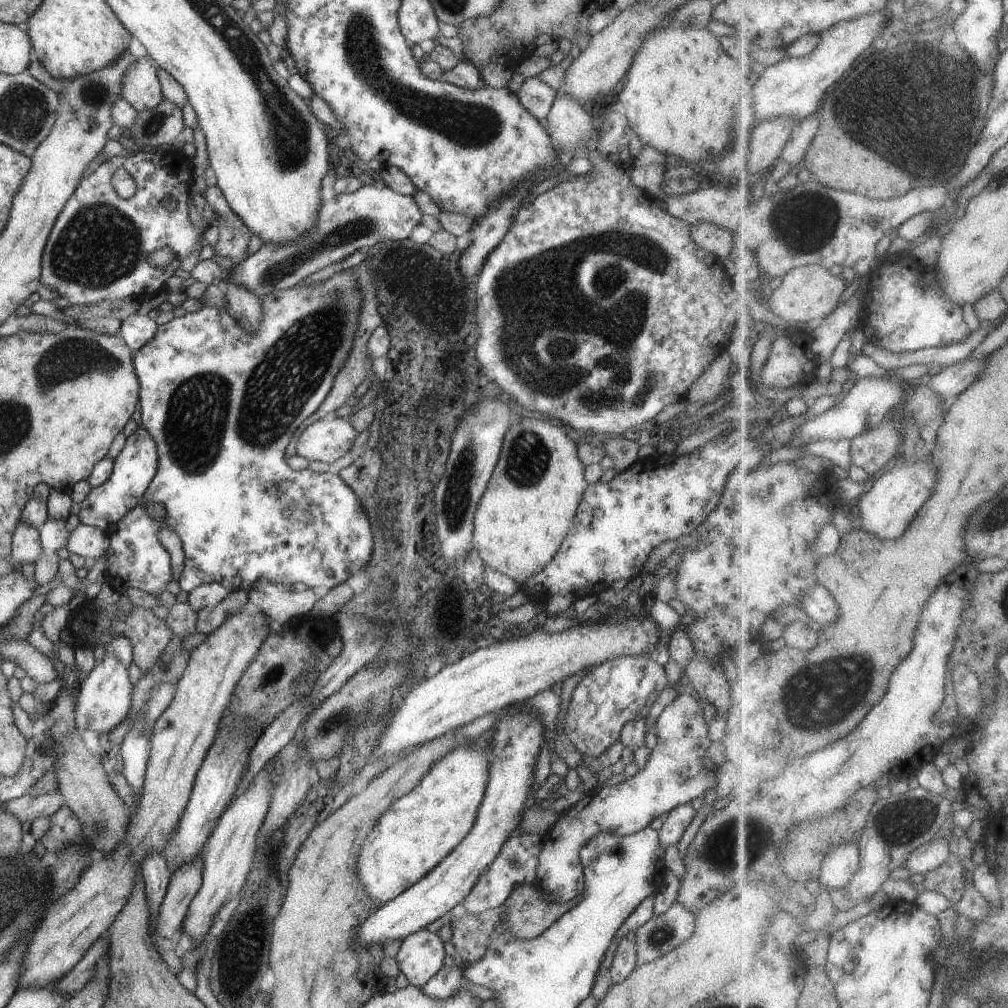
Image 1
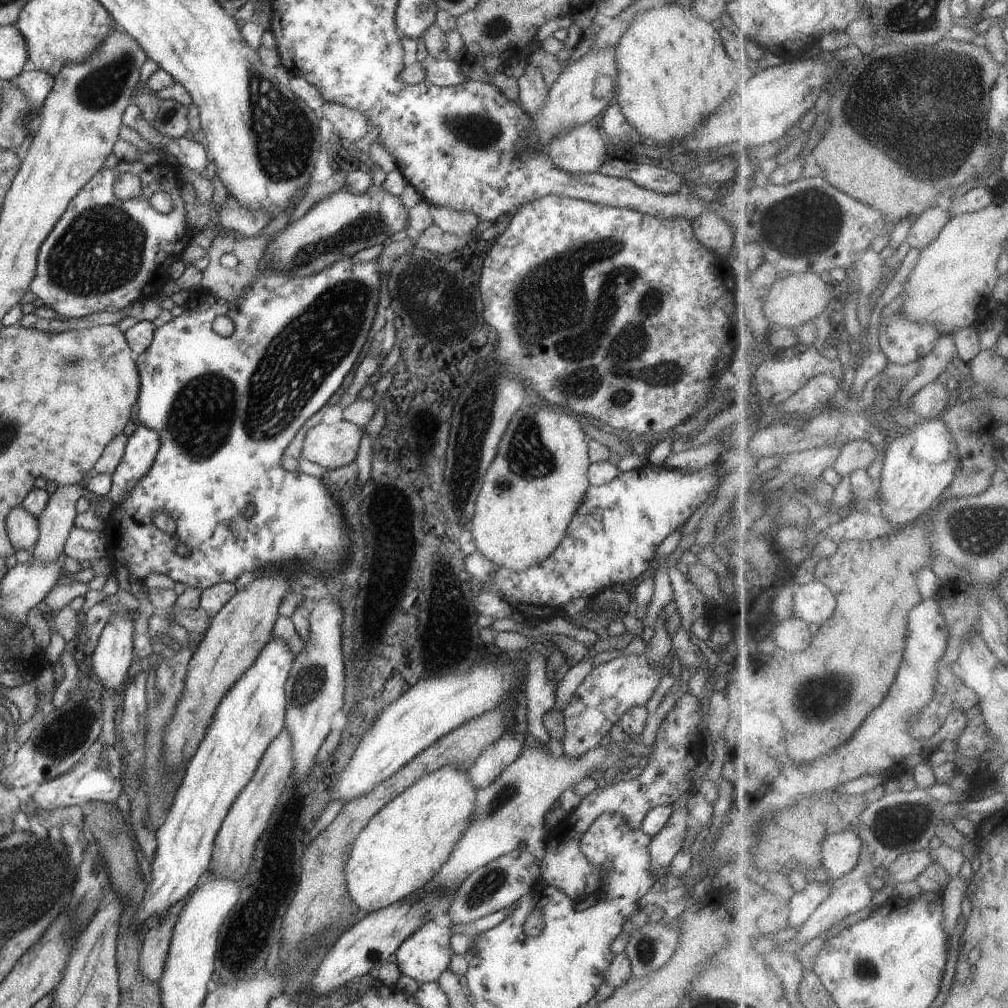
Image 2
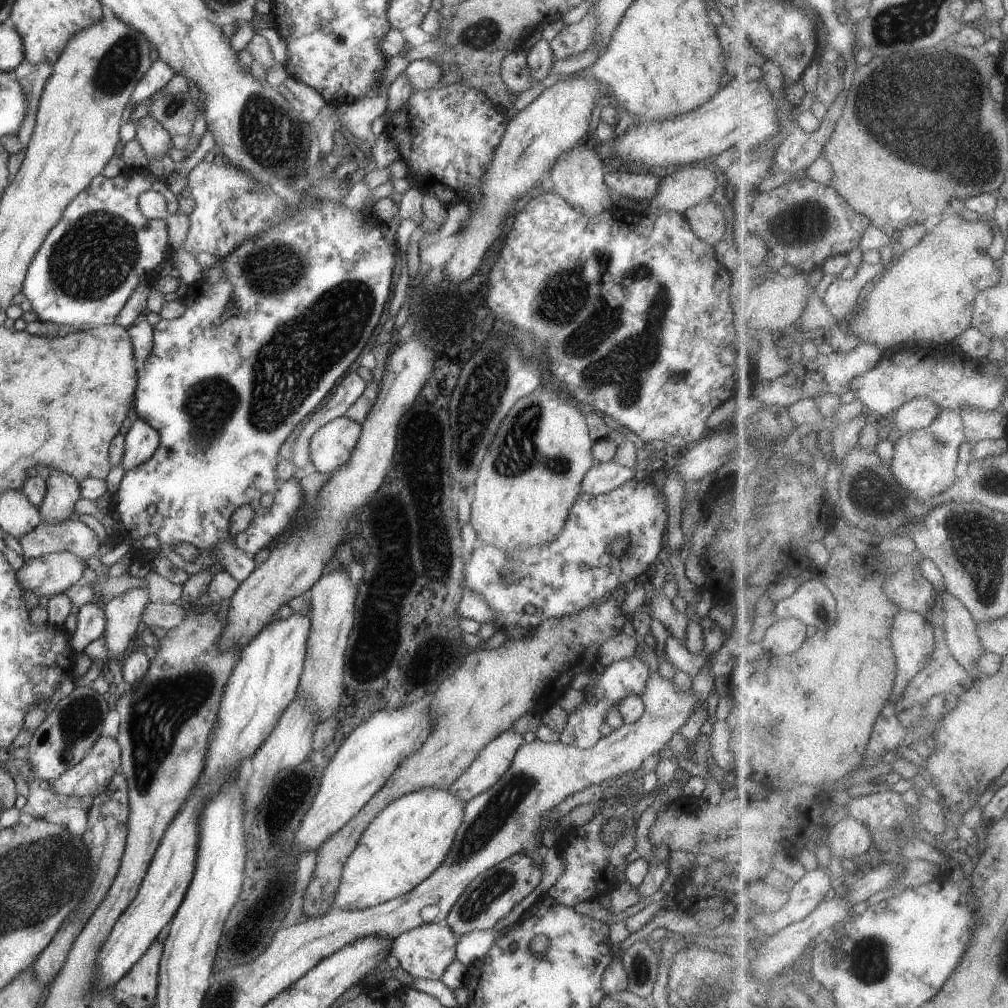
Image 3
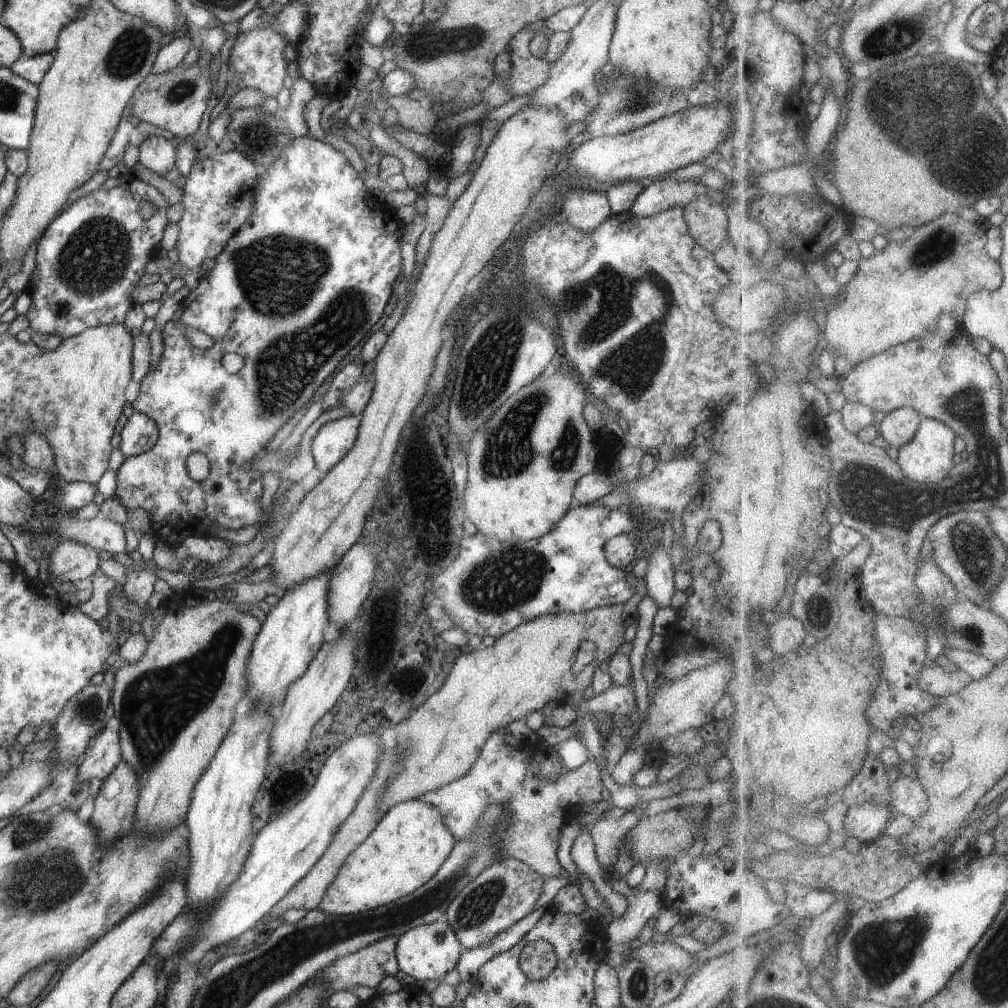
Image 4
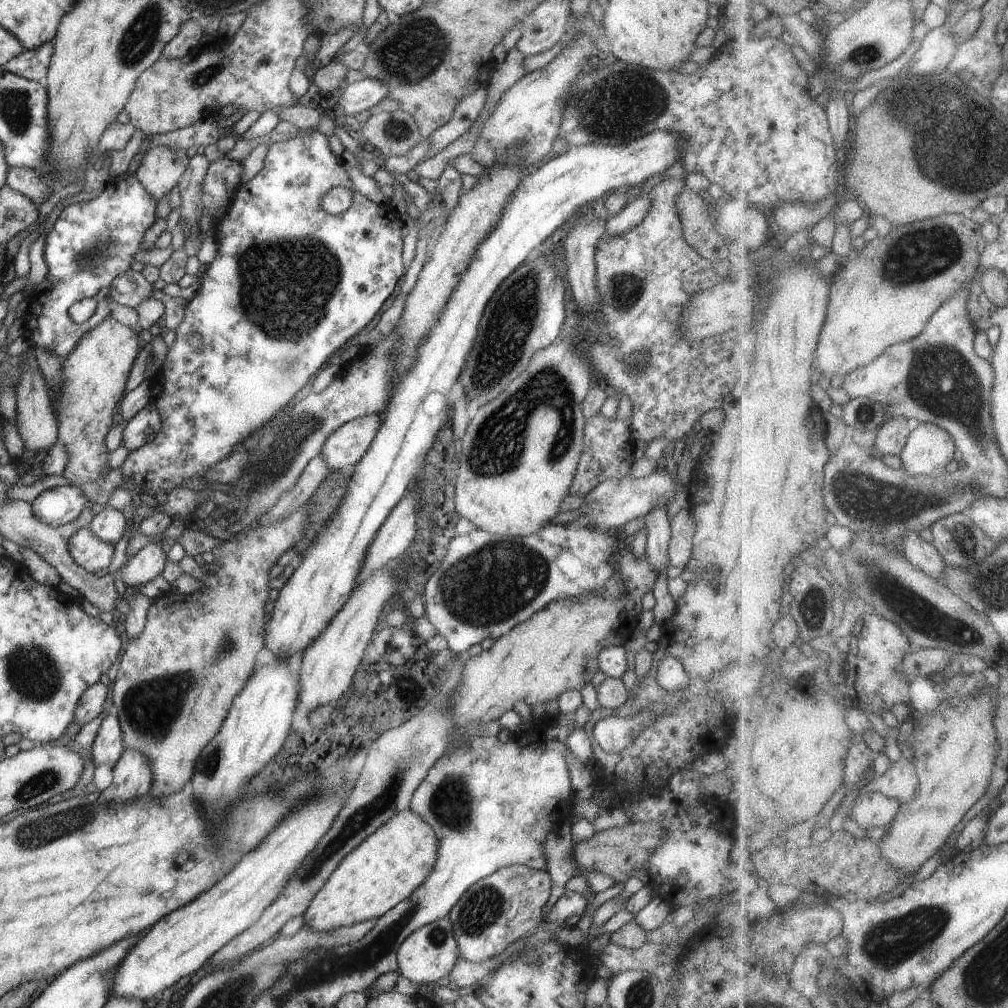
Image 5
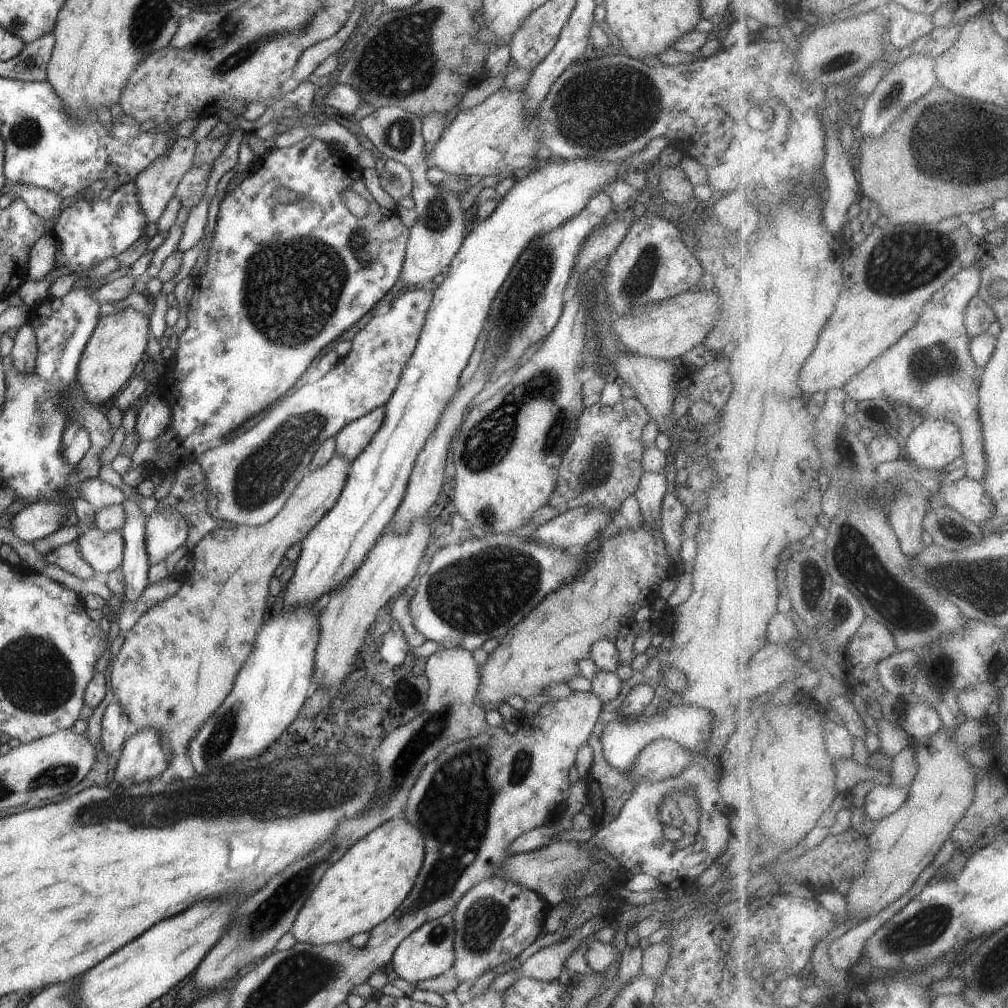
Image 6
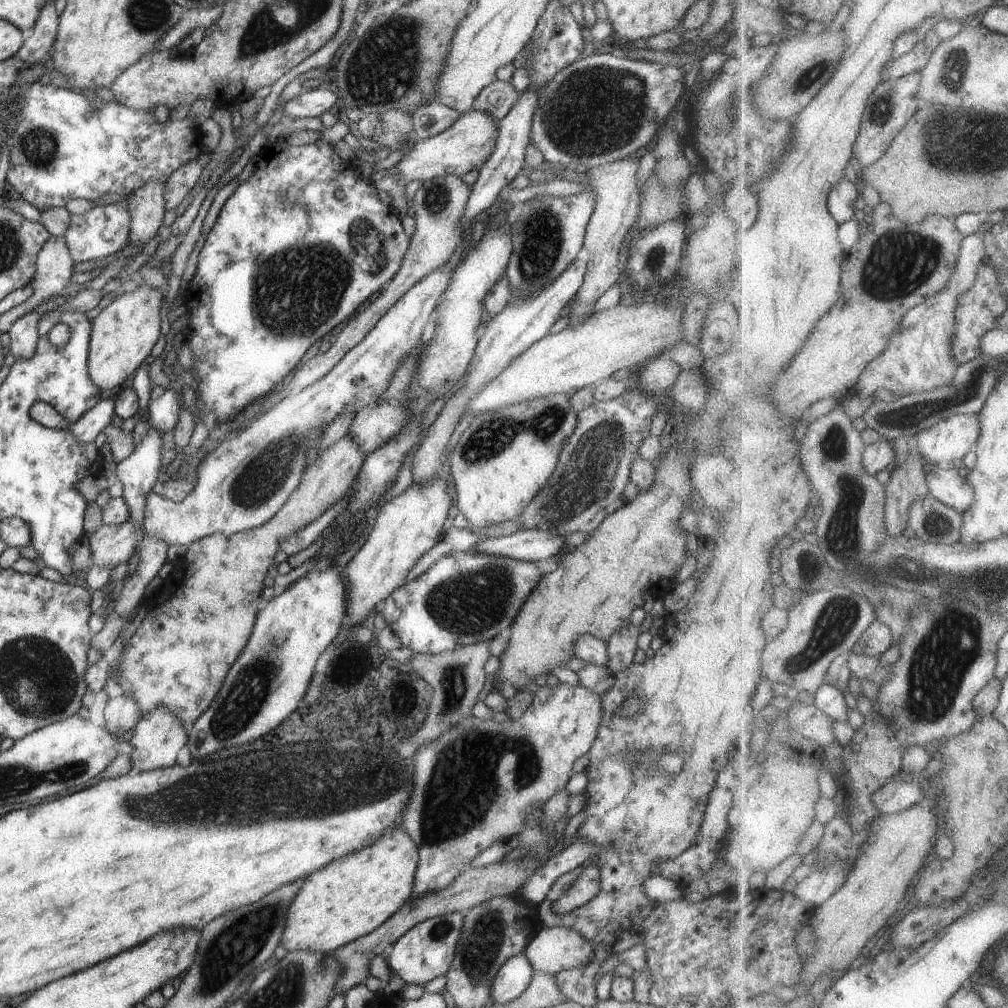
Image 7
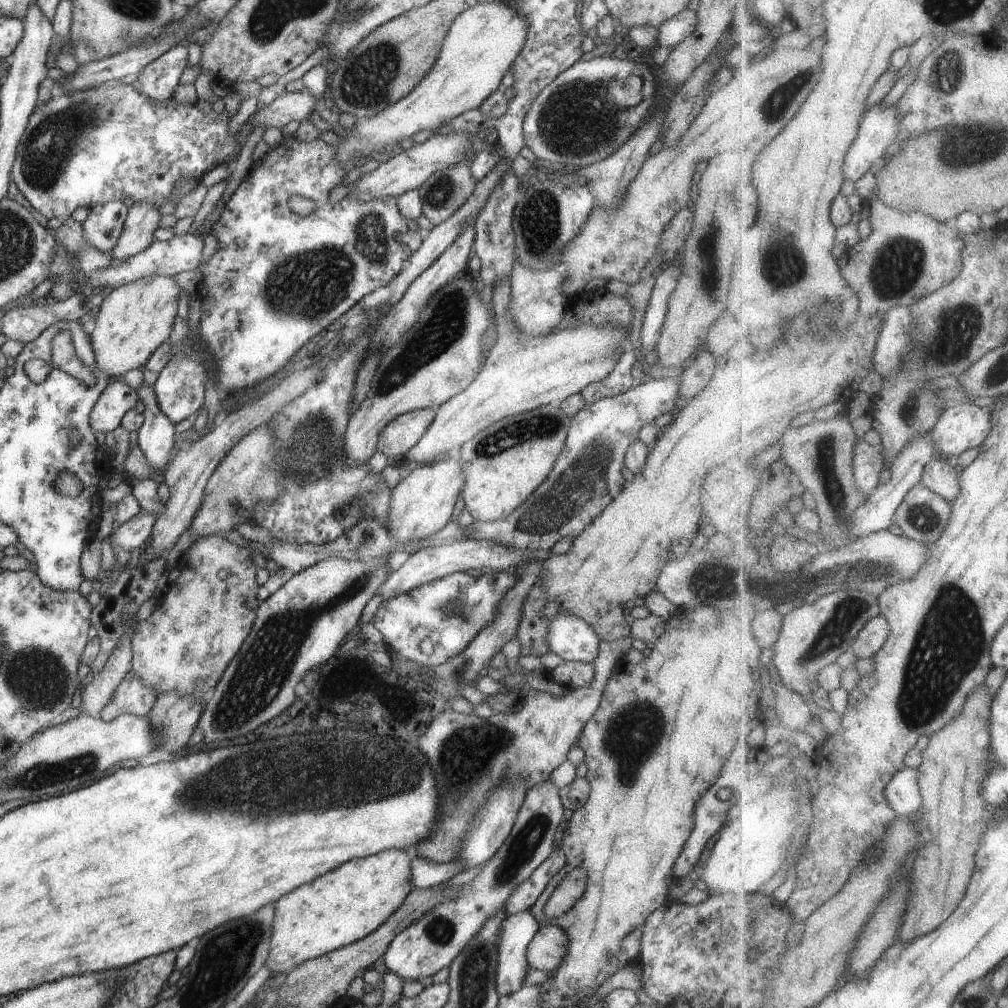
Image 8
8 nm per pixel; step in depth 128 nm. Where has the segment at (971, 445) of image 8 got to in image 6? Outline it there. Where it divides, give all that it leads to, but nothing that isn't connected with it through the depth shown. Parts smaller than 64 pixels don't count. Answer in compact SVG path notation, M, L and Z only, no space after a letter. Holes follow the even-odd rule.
M932 417L912 430L904 440L905 456L920 468L945 469L965 453L965 440L956 423Z

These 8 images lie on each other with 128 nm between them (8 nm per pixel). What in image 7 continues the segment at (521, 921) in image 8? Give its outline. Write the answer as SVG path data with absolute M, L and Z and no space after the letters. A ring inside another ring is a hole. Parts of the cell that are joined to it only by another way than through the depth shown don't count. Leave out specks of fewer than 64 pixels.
M523 952L510 957L492 981L492 1005L503 1005L518 998L528 988L533 971Z

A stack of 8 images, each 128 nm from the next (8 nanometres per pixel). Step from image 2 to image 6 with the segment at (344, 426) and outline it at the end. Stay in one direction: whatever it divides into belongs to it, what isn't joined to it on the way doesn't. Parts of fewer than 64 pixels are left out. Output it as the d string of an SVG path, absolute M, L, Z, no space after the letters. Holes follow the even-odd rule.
M385 406L347 424L335 436L335 455L352 462L366 448L385 417Z

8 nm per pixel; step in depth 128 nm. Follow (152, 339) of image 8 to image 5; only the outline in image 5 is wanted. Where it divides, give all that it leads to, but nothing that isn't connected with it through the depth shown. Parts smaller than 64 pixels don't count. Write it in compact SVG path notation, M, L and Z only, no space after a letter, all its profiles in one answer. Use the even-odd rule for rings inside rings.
M108 318L84 334L73 351L62 358L64 391L60 391L55 399L51 400L51 406L57 420L57 442L65 445L67 452L66 468L61 475L72 485L96 483L96 479L102 474L104 465L109 460L110 451L106 446L105 438L112 428L116 406L126 394L129 372L142 344L135 331L113 318Z

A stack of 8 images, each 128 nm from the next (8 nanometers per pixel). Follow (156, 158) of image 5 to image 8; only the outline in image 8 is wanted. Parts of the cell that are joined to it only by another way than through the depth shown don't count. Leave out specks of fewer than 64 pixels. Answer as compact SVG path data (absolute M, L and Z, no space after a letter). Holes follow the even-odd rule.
M144 199L133 203L116 246L109 250L112 259L130 258L148 248L155 240L153 234L159 227L161 217L159 208L151 200Z

